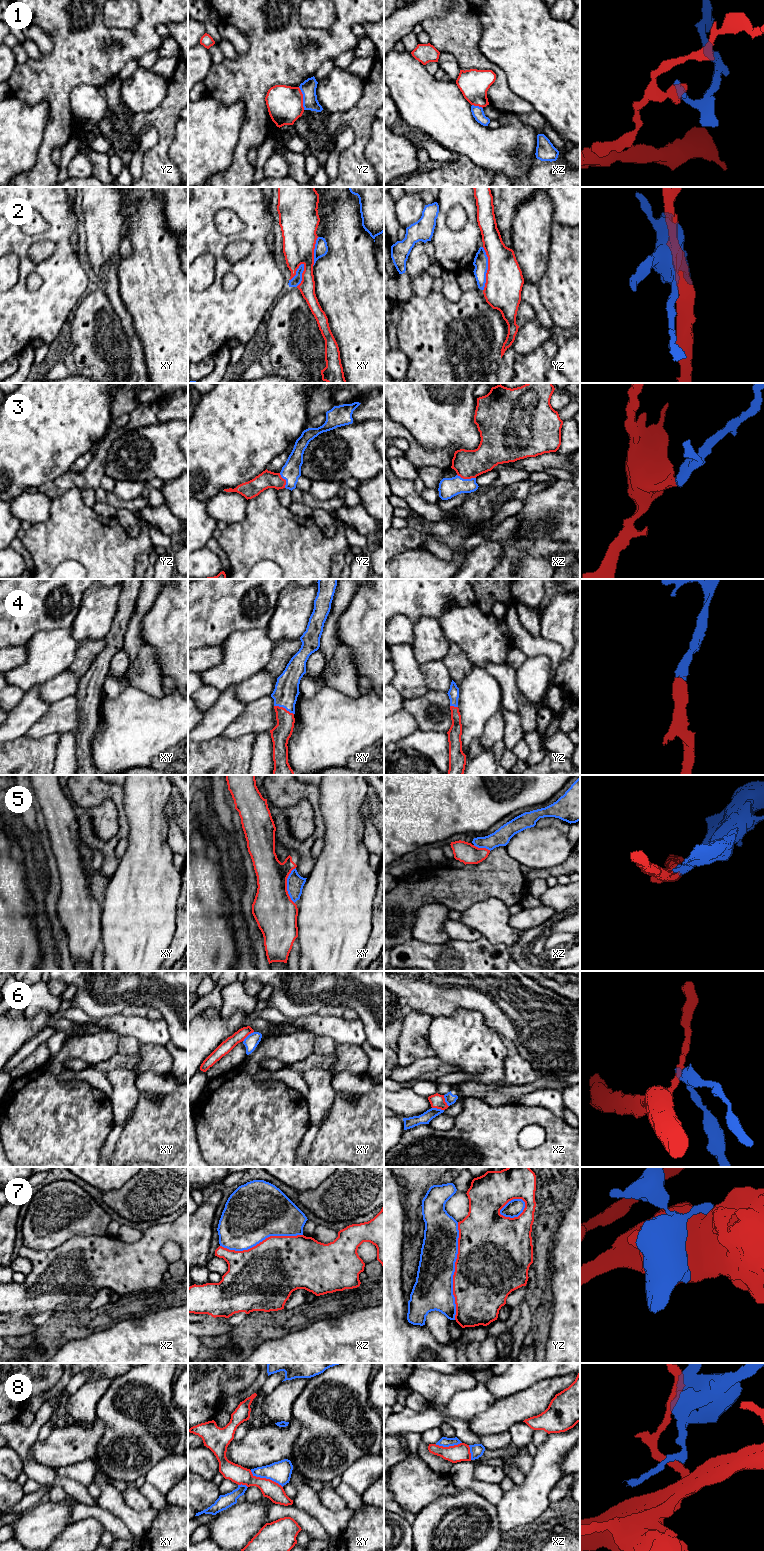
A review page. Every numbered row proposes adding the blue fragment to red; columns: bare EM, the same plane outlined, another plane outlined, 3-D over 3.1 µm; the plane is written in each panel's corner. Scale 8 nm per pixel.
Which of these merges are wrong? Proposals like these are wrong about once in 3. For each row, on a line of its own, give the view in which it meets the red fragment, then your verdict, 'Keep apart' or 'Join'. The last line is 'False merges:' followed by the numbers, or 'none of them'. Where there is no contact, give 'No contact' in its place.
1: Touches red in yz. Keep apart
2: Touches red in yz. Keep apart
3: Touches red in xz. Join
4: Touches red in xy. Join
5: Touches red in xy. Keep apart
6: Touches red in xy. Keep apart
7: Touches red in yz. Keep apart
8: Touches red in xy. Keep apart
False merges: 1, 2, 5, 6, 7, 8

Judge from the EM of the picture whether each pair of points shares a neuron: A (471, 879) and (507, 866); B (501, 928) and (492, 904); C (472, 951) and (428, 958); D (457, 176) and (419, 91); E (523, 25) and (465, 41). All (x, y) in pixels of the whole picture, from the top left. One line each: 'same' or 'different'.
A: same
B: same
C: same
D: different
E: different

